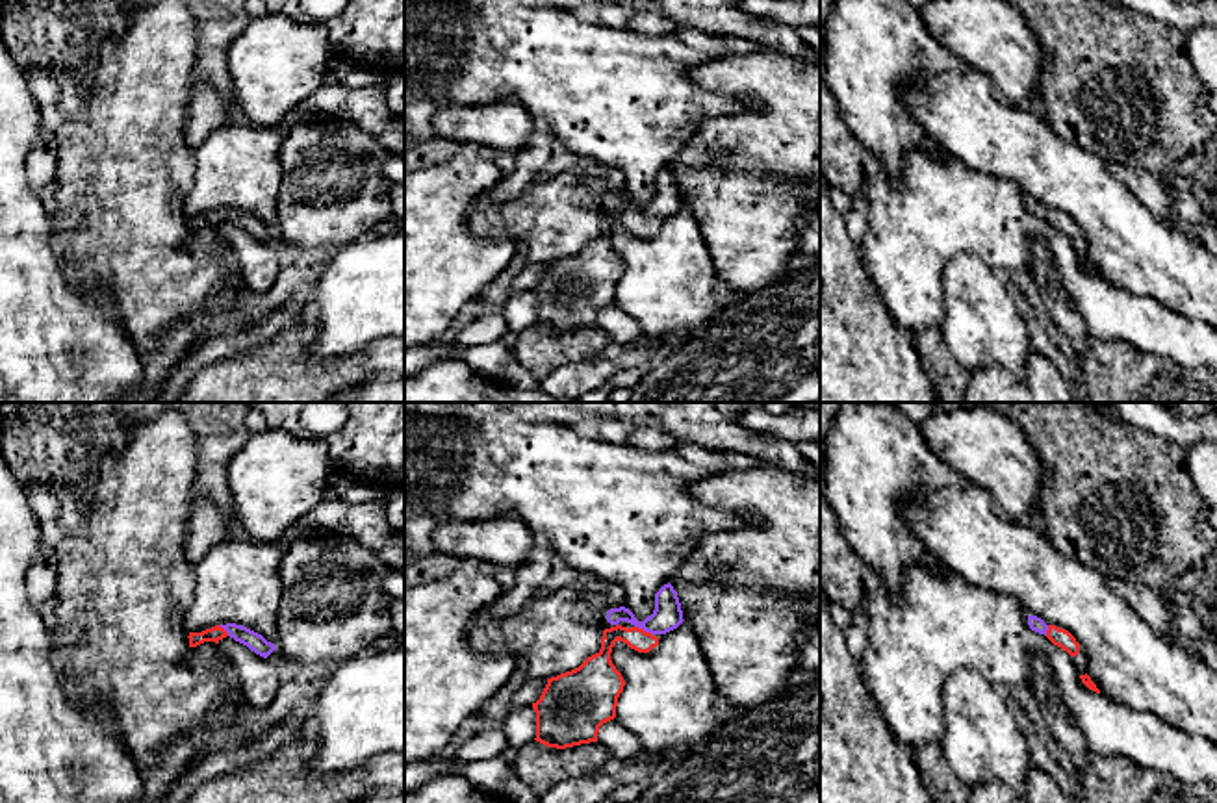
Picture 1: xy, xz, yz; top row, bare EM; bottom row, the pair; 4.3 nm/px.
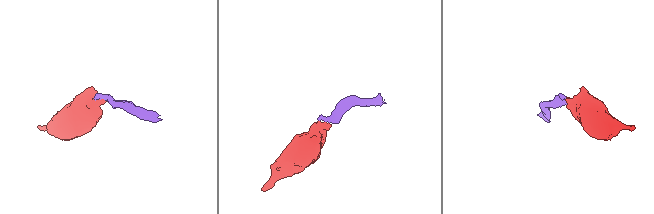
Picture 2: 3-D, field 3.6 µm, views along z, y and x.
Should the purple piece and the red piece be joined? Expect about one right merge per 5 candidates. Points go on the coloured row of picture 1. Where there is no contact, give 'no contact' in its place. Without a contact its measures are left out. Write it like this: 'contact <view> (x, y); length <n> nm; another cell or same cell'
contact xz (644, 629); length 90 nm; same cell

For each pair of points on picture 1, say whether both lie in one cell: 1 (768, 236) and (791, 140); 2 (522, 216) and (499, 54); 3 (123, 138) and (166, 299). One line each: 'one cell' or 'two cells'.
1: one cell
2: two cells
3: one cell

